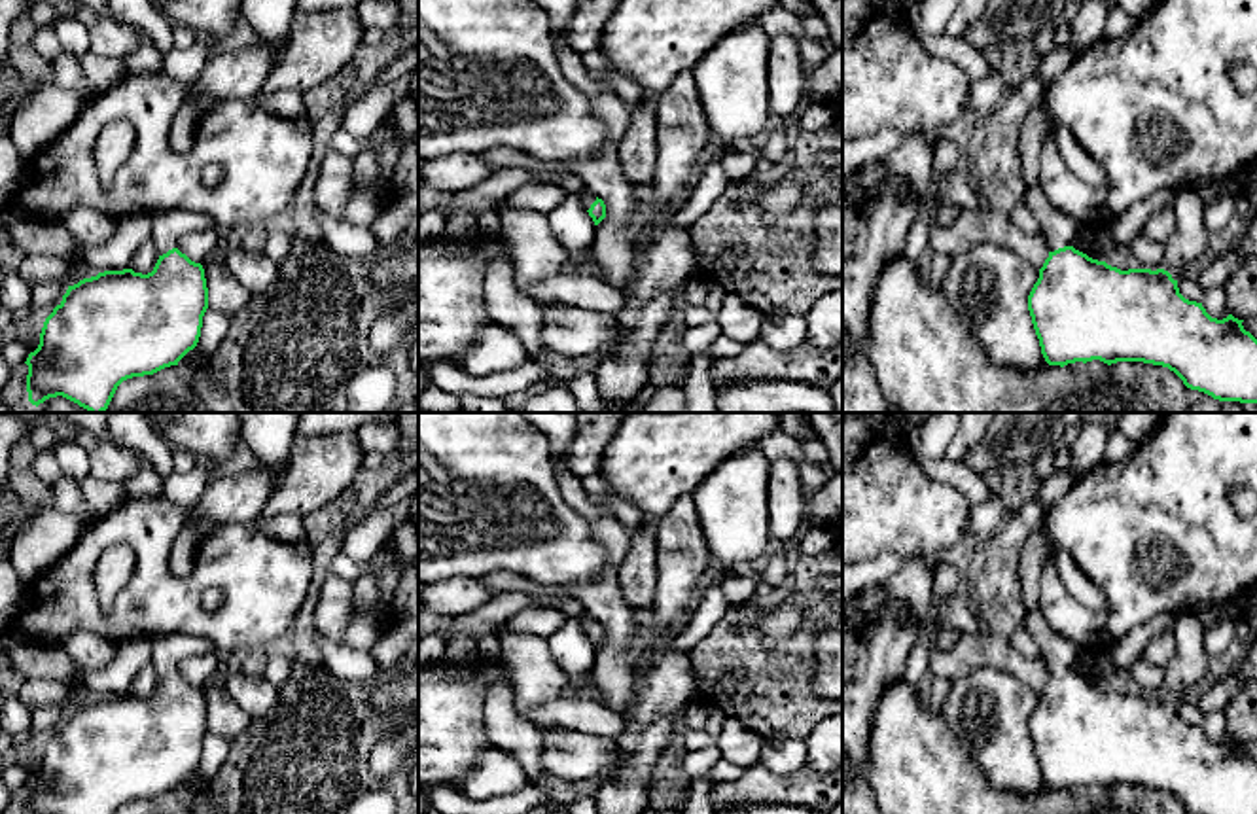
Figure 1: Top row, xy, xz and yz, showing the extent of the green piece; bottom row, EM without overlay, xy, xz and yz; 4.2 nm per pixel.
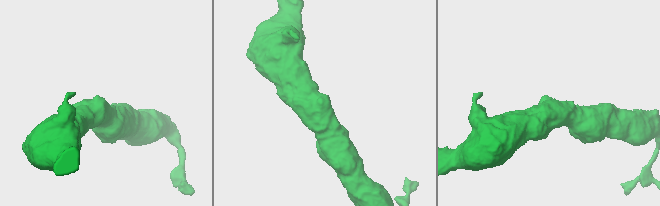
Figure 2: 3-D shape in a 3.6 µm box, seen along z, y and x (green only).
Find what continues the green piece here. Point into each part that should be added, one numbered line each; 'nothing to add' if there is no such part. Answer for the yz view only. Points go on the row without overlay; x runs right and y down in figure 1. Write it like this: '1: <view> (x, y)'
1: yz (1059, 654)

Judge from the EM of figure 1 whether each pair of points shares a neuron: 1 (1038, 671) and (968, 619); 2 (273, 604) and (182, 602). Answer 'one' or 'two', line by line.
1: two
2: one

